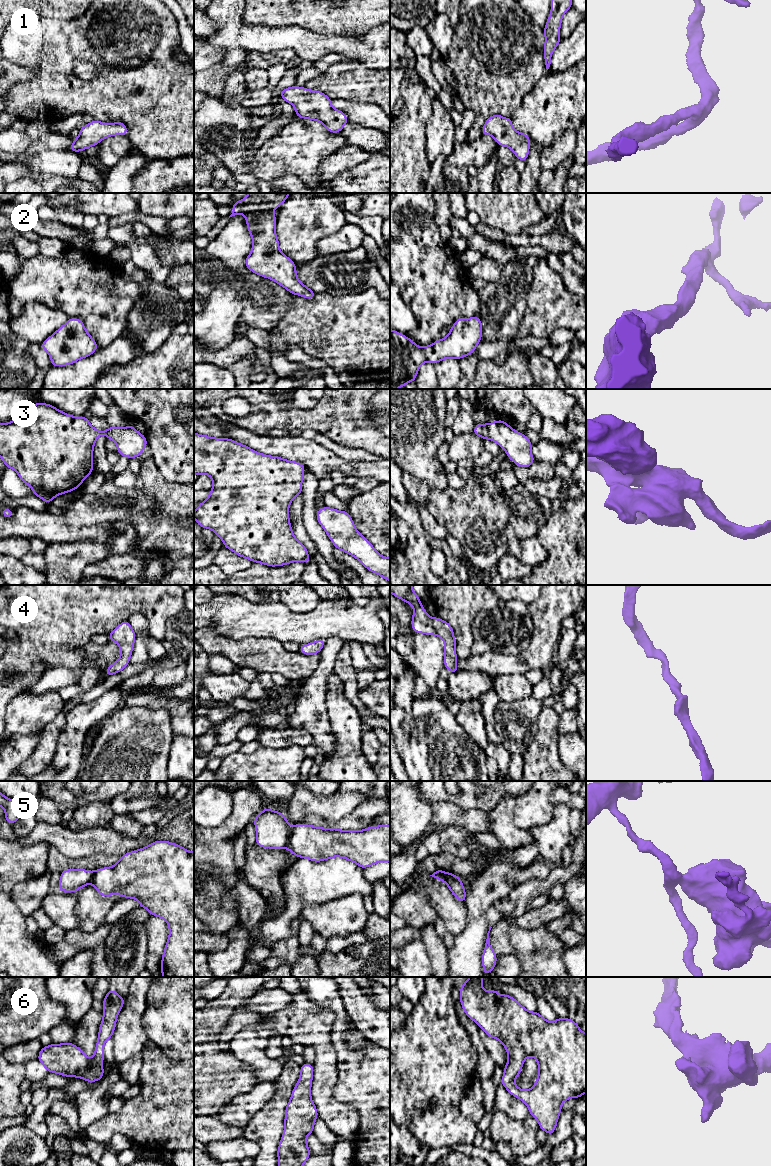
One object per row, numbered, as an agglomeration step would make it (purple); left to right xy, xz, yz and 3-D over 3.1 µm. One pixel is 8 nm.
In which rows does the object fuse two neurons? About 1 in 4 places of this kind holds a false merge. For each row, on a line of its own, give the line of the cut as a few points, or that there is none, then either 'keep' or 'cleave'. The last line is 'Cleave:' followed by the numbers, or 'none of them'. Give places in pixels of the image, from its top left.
1: no cut | keep
2: no cut | keep
3: no cut | keep
4: no cut | keep
5: xz (291, 828), (286, 846) | cleave
6: no cut | keep
Cleave: 5

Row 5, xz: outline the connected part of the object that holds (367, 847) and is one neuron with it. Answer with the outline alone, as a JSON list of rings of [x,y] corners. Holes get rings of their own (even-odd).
[[[298,823],[291,828],[287,848],[298,858],[321,862],[342,857],[365,869],[382,861],[390,862],[390,825],[369,826],[364,830],[353,831]]]

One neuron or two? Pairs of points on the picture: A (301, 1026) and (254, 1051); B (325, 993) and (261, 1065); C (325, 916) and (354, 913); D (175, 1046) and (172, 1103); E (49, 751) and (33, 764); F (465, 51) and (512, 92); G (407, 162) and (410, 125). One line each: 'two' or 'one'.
A: one
B: two
C: one
D: two
E: one
F: one
G: one

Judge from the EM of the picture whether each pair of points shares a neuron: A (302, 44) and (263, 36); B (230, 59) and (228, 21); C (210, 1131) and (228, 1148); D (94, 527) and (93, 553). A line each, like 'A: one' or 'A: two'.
A: one
B: one
C: two
D: two

